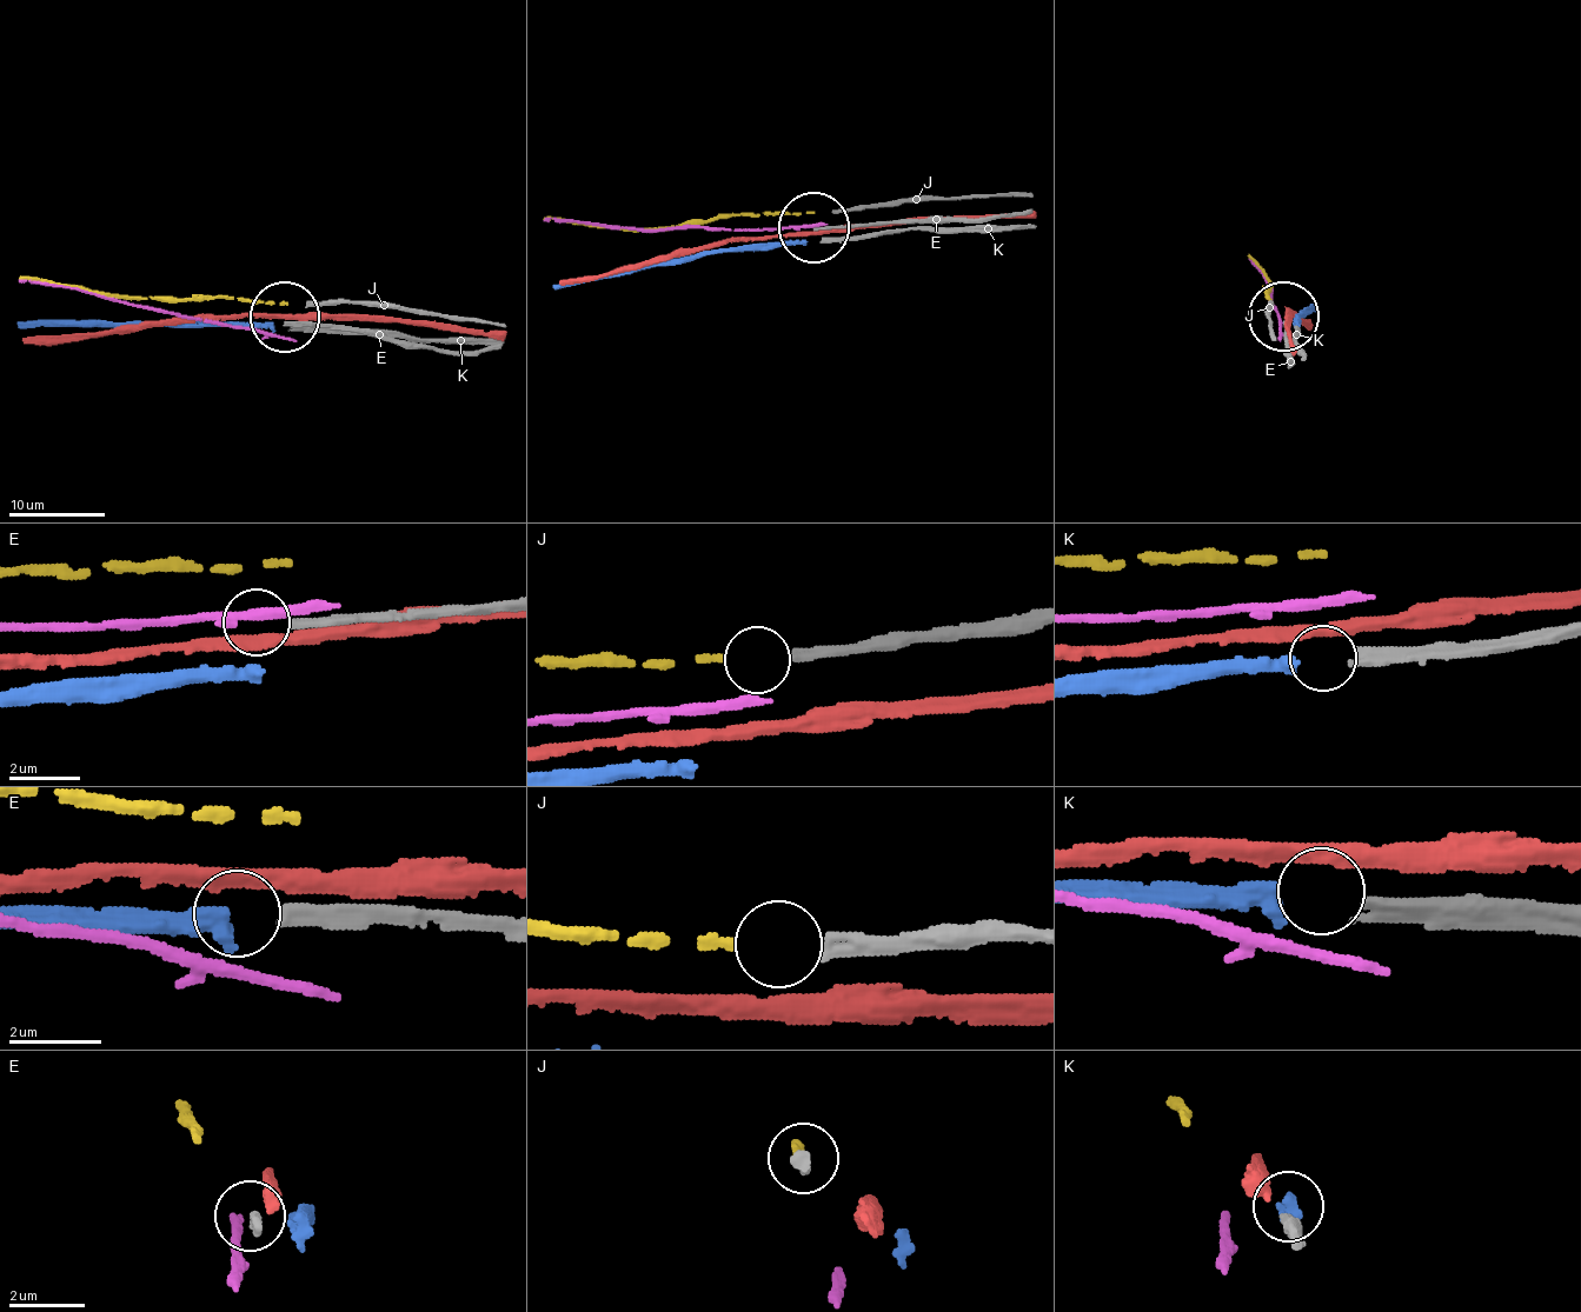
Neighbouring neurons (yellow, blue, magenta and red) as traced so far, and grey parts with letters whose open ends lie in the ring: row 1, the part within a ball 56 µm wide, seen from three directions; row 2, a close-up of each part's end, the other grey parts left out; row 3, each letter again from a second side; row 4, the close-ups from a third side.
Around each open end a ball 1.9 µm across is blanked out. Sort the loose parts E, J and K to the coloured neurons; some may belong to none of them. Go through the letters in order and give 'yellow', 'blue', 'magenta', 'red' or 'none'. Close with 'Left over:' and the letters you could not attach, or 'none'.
E: none
J: yellow
K: blue
Left over: E

